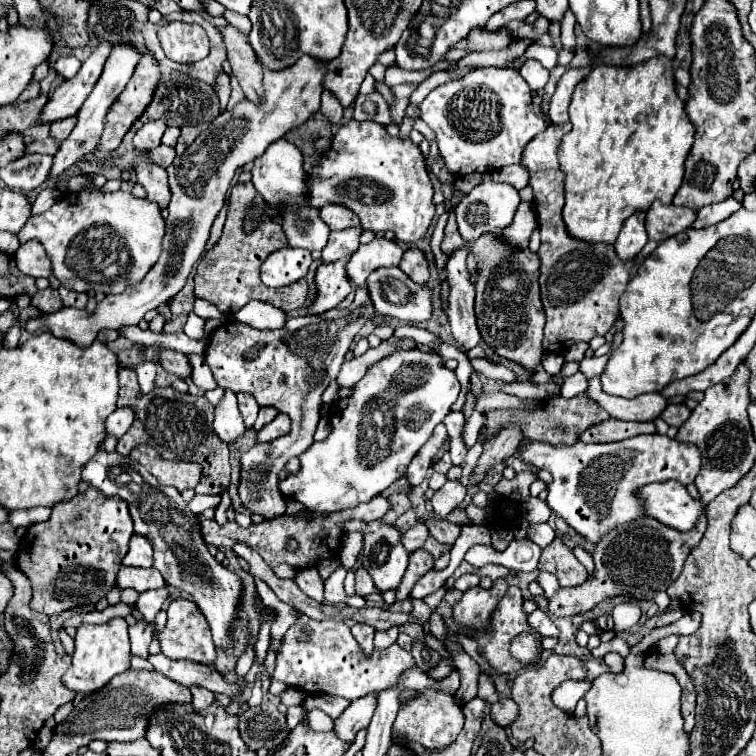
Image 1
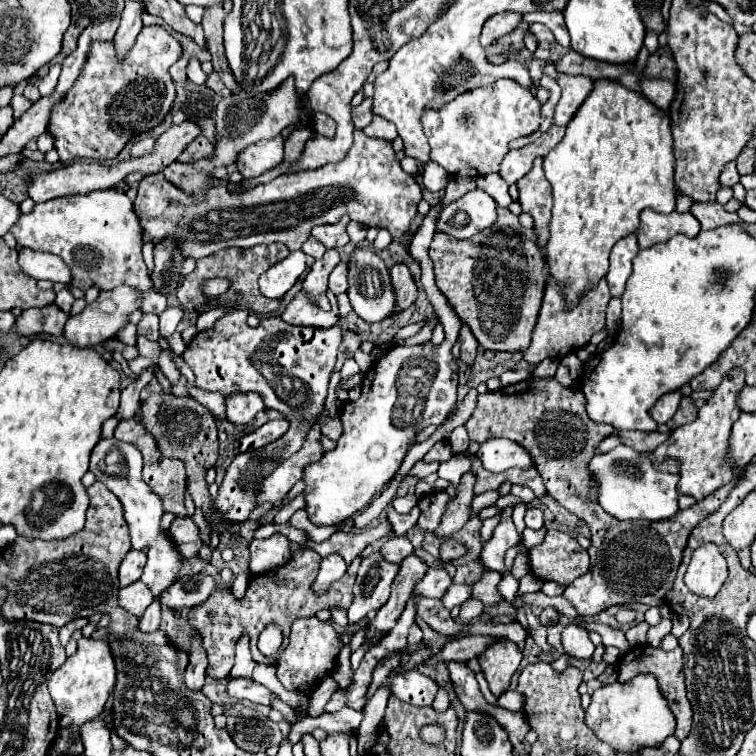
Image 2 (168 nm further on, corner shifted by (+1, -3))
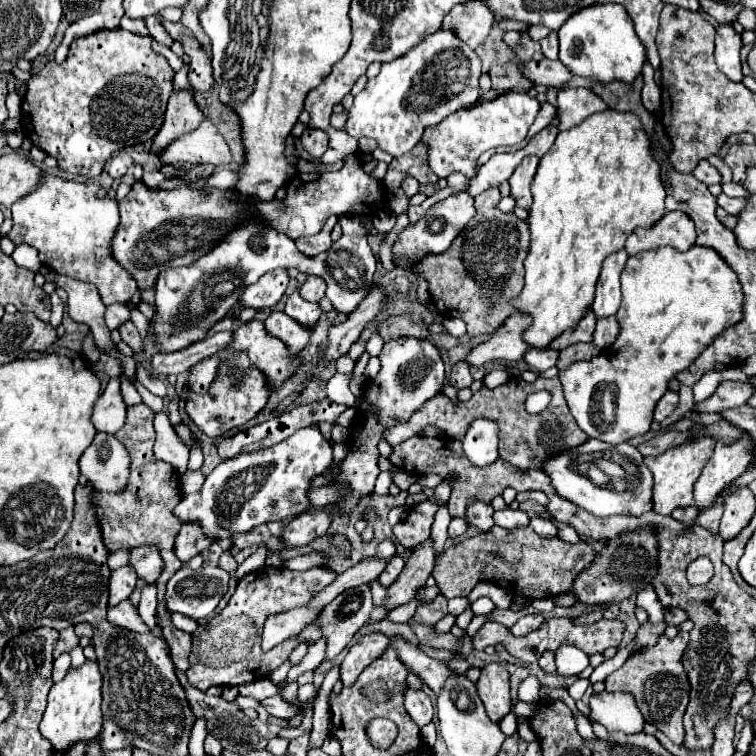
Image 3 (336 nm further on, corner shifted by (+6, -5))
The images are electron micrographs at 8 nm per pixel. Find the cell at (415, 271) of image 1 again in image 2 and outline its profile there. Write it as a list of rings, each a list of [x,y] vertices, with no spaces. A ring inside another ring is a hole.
[[[395,264],[389,270],[389,274],[393,280],[393,292],[397,298],[397,306],[395,306],[393,314],[399,314],[417,300],[417,286],[415,286],[413,276],[405,264]]]

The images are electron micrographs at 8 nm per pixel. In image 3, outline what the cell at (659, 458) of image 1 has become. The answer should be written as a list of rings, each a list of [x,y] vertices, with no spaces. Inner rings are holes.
[[[480,418],[474,420],[464,438],[464,454],[468,460],[480,468],[490,466],[498,460],[498,442],[496,442],[496,424],[492,420]]]

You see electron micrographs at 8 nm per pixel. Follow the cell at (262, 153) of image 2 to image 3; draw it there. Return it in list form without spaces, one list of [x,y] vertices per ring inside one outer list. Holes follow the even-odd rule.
[[[204,120],[200,128],[196,128],[188,136],[180,136],[180,140],[172,144],[172,148],[166,148],[162,164],[178,162],[210,162],[214,166],[226,166],[232,162],[232,152],[224,138],[218,134],[216,126],[210,120]]]

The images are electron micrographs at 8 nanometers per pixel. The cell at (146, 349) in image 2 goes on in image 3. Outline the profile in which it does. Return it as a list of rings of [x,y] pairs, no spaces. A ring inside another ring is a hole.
[[[132,322],[122,324],[122,326],[120,326],[120,334],[122,334],[122,340],[124,340],[136,354],[142,352],[142,338],[140,338],[140,334],[138,334],[138,330],[136,330],[136,326],[134,326]]]

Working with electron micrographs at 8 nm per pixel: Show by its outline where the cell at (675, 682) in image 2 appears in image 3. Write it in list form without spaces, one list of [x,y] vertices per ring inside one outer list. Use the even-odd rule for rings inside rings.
[[[678,632],[674,640],[668,640],[662,634],[654,648],[632,654],[620,670],[612,672],[604,680],[606,690],[610,692],[614,690],[632,692],[636,696],[636,702],[640,702],[640,710],[644,712],[644,718],[650,724],[654,724],[660,732],[664,732],[674,744],[682,744],[684,740],[682,718],[688,706],[688,676],[680,664],[680,658],[686,646],[688,646],[688,632]]]

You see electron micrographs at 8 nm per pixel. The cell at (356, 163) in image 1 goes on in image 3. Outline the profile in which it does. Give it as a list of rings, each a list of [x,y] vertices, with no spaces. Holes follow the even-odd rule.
[[[358,152],[344,158],[344,166],[338,172],[324,174],[296,174],[286,186],[284,200],[256,200],[242,198],[236,190],[212,188],[204,192],[192,184],[178,186],[174,190],[152,190],[144,182],[136,182],[130,194],[118,204],[120,206],[120,228],[116,240],[112,240],[114,258],[124,264],[132,278],[142,290],[150,290],[156,276],[174,266],[196,264],[204,254],[208,254],[216,244],[220,244],[232,228],[240,222],[258,220],[260,224],[288,234],[292,240],[300,236],[312,236],[322,230],[326,220],[336,214],[376,214],[384,204],[382,184],[370,172],[364,170],[364,162]]]

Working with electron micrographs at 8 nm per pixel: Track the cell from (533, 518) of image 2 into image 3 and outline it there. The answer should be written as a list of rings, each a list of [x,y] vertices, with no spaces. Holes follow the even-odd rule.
[[[512,508],[495,511],[493,519],[495,524],[502,526],[502,528],[524,528],[530,524],[530,516],[526,512],[512,510]]]

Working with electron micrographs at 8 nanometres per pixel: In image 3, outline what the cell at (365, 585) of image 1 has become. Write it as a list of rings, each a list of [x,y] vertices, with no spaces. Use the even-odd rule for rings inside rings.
[[[264,566],[256,572],[246,574],[242,580],[238,580],[236,592],[232,594],[226,608],[218,616],[198,624],[198,630],[194,632],[194,640],[192,640],[192,664],[186,672],[190,684],[200,690],[208,690],[214,684],[216,686],[248,684],[258,678],[264,678],[274,668],[278,668],[302,640],[316,642],[322,634],[322,630],[316,626],[318,618],[312,620],[298,634],[298,638],[292,636],[290,640],[284,640],[280,646],[262,652],[260,648],[262,624],[270,614],[280,614],[292,608],[306,608],[318,592],[322,592],[328,584],[336,580],[336,576],[338,574],[334,570],[324,566],[316,566],[306,572]]]

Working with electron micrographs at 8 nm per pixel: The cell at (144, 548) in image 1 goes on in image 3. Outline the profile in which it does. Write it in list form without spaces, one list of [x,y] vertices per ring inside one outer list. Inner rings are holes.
[[[130,564],[114,570],[110,576],[110,606],[128,598],[136,586],[136,580],[136,570]]]

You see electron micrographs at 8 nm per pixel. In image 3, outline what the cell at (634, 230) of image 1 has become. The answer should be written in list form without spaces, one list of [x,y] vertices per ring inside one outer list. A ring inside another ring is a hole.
[[[622,248],[618,252],[610,254],[602,264],[602,272],[600,272],[598,286],[596,286],[596,298],[592,302],[592,310],[598,318],[616,314],[616,310],[620,306],[620,300],[622,300],[620,274],[624,270],[626,260],[628,260],[628,254]]]

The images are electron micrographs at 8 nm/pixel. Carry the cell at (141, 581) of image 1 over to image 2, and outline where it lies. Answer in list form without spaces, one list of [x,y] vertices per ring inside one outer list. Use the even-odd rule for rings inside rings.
[[[139,580],[139,582],[133,582],[133,586],[127,586],[127,588],[121,588],[119,590],[119,606],[123,610],[127,610],[129,614],[141,618],[141,614],[145,612],[145,608],[153,602],[153,594],[151,590]]]

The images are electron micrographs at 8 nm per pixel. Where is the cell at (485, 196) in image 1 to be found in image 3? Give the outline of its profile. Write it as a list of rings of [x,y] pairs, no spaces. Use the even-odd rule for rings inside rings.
[[[458,192],[454,196],[448,196],[446,200],[434,204],[426,216],[416,224],[416,226],[408,226],[400,238],[394,244],[394,256],[414,256],[414,258],[422,258],[428,252],[446,252],[446,248],[450,248],[452,240],[466,228],[466,224],[476,216],[476,208],[474,208],[474,198],[468,192]]]

